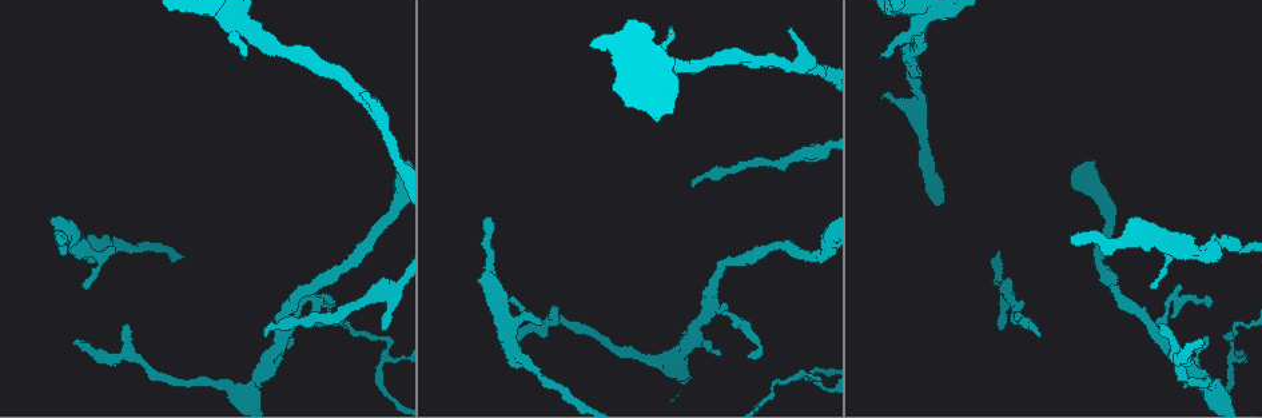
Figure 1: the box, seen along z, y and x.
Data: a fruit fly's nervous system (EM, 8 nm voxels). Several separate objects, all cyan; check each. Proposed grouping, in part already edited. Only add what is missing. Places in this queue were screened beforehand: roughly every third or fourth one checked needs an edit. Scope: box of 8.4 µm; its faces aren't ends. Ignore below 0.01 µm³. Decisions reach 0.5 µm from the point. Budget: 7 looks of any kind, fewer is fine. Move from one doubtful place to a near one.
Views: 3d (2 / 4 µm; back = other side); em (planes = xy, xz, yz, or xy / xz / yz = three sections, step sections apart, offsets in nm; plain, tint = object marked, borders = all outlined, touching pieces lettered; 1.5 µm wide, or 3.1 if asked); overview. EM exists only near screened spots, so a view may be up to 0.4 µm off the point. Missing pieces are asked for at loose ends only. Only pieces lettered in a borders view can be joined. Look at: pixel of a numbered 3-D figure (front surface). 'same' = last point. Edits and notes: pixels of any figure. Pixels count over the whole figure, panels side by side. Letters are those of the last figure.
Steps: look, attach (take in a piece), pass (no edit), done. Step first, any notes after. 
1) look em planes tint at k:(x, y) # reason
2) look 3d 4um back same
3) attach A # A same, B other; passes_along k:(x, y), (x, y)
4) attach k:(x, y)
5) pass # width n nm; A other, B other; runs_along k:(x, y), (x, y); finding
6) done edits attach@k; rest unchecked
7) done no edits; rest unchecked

look em planes borders at 1:(883, 55) # branch stops here

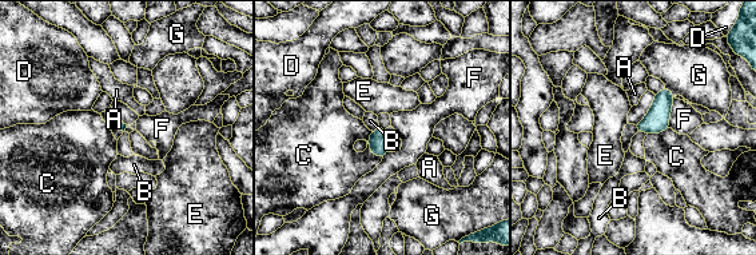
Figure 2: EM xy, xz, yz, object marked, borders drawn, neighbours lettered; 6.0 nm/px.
attach B # A other, B same, C other, D other, E other, F other, G other; the neuron continues

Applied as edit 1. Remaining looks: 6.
look em planes borders at 1:(293, 338) # an open end

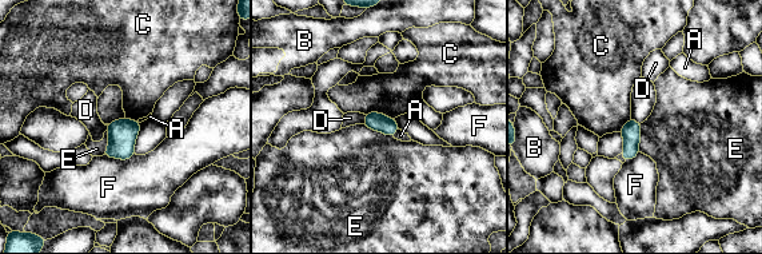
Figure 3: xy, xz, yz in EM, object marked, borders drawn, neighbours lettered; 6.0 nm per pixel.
pass # width 110 nm; A other, B other, C other, D other, E other, F other; border 3:(398, 129), (393, 135); no lettered piece goes on from it

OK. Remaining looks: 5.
look em planes borders at 1:(511, 297) # tapers out

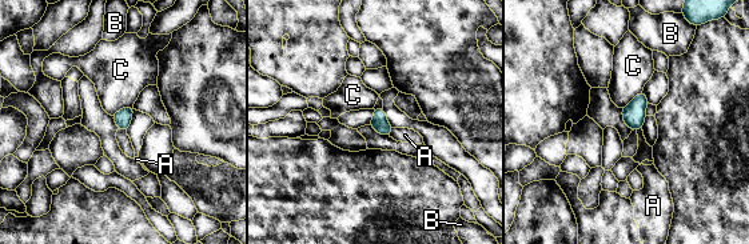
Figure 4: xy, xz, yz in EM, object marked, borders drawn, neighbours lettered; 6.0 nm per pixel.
pass # width 100 nm; A other, B other, C other; border 4:(132, 106), (126, 106), (111, 115); none of them fits

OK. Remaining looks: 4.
done edits attach@2; rest unchecked

